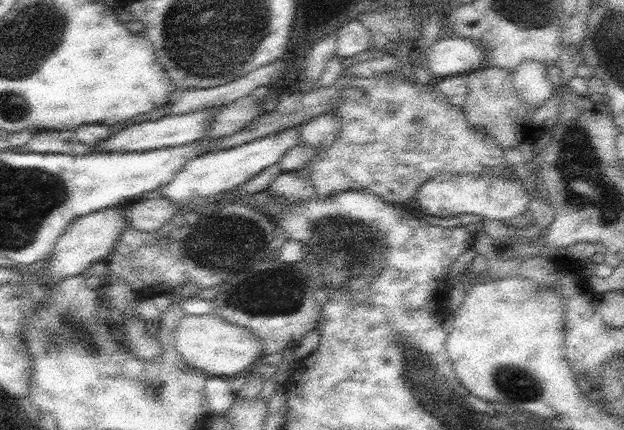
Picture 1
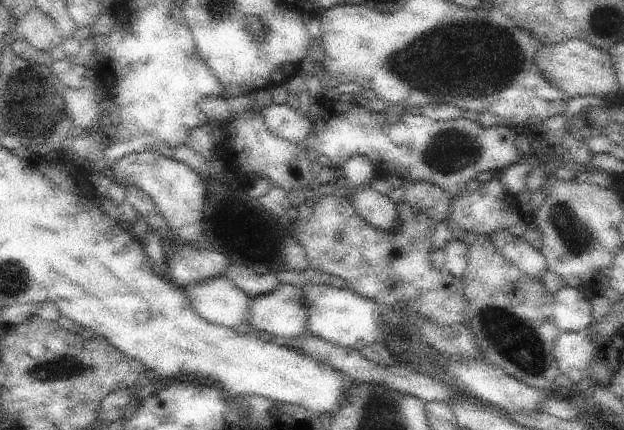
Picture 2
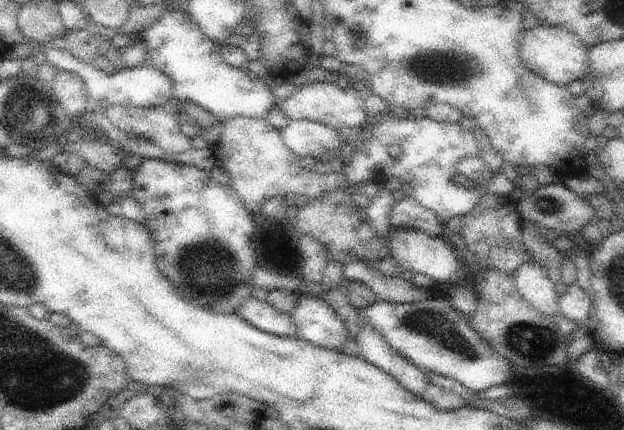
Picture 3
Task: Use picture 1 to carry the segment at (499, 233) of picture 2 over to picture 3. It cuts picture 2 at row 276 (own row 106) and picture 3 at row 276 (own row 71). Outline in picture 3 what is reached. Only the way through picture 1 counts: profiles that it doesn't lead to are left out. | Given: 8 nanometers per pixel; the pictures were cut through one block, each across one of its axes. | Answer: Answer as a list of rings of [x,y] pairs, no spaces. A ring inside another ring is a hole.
[[[534,261],[522,264],[516,270],[514,280],[518,292],[540,309],[542,314],[555,317],[561,312],[558,304],[561,289],[548,278],[544,265]]]

